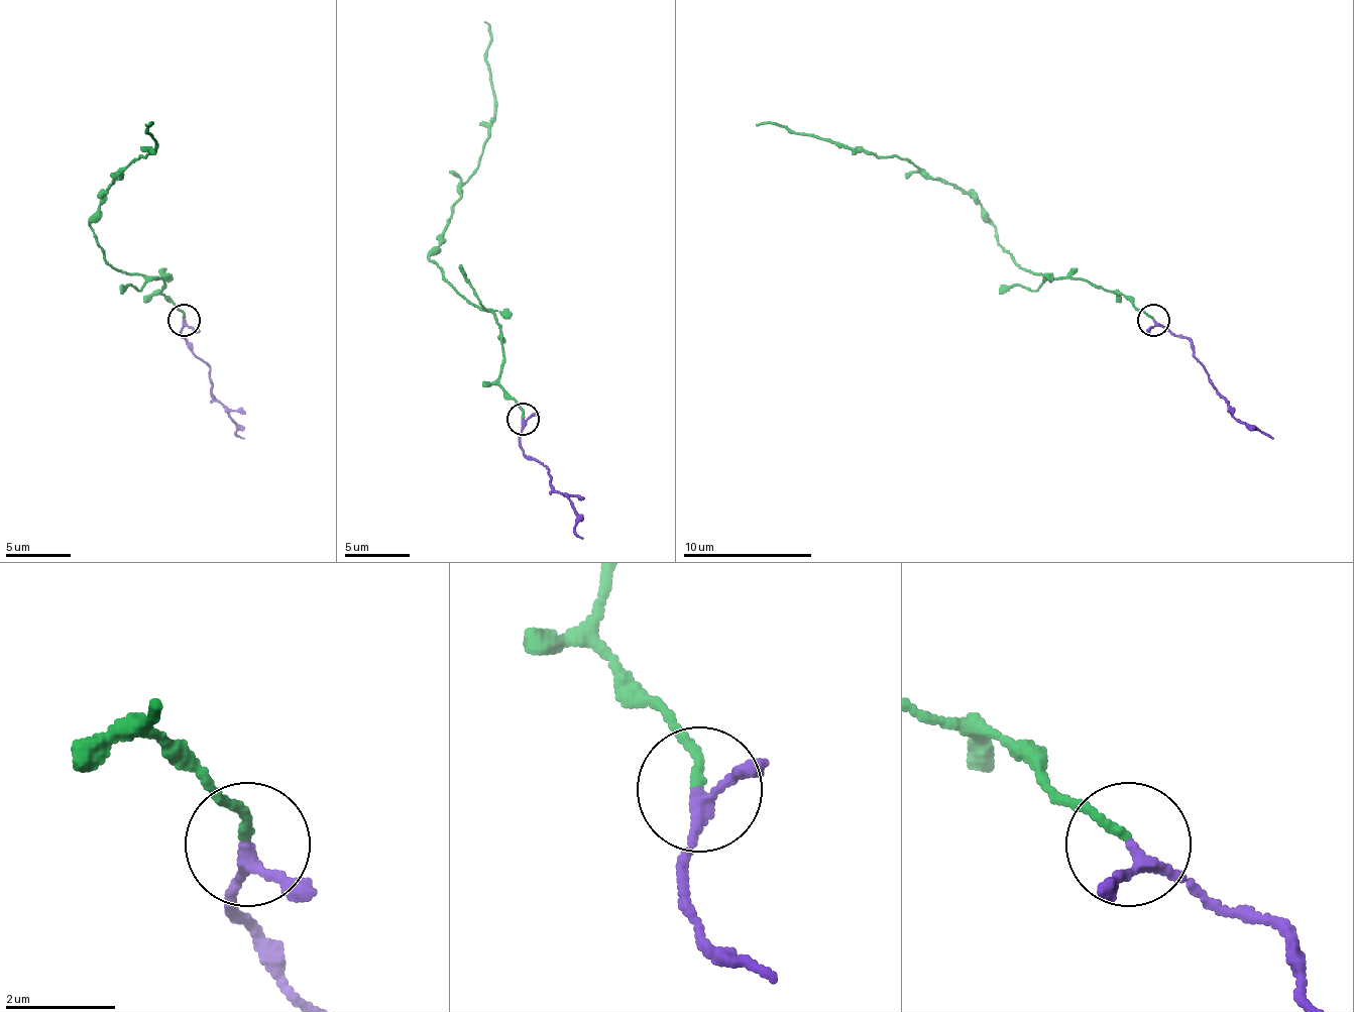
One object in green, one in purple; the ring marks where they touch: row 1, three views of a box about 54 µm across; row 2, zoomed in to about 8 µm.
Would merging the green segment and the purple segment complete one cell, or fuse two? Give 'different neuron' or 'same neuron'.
same neuron

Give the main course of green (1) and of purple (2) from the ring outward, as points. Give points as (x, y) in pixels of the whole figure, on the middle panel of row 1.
1: (524, 418), (497, 382), (501, 324), (456, 292), (430, 255), (459, 188), (478, 165), (494, 113), (485, 22)
2: (524, 418), (521, 450), (550, 472), (572, 506), (582, 538)

